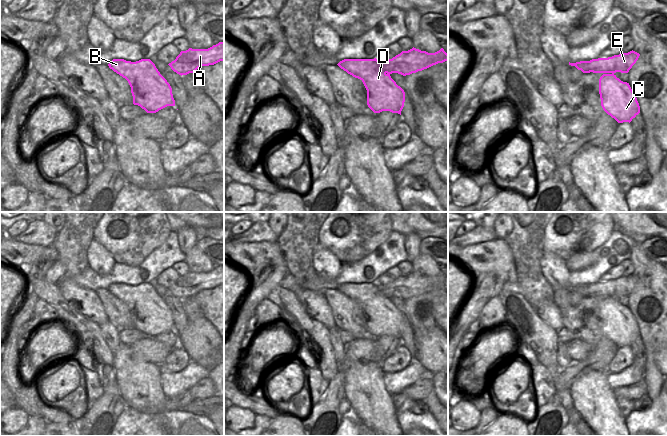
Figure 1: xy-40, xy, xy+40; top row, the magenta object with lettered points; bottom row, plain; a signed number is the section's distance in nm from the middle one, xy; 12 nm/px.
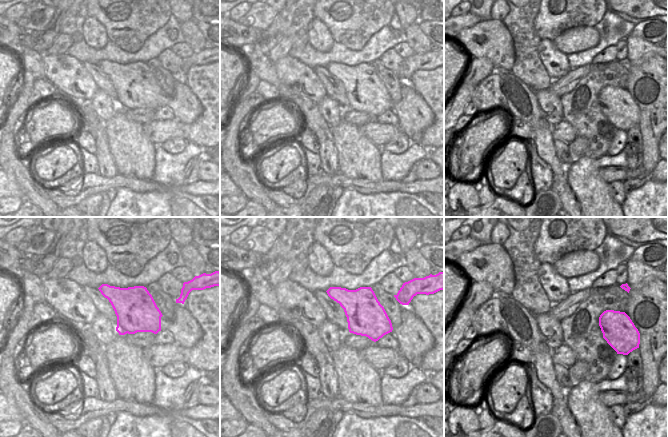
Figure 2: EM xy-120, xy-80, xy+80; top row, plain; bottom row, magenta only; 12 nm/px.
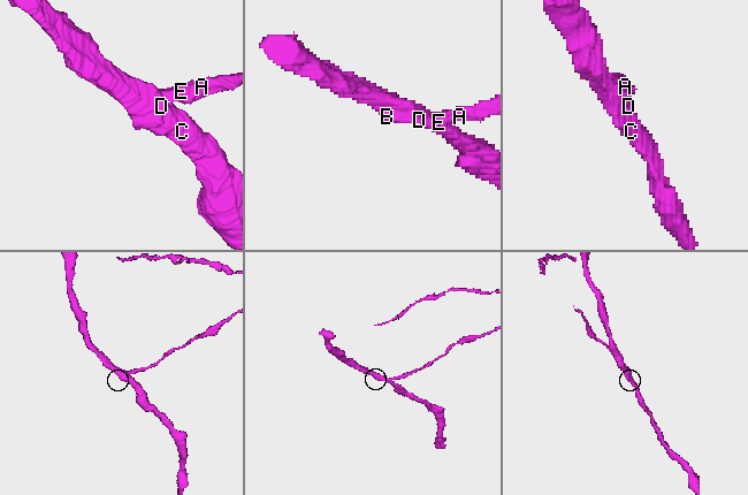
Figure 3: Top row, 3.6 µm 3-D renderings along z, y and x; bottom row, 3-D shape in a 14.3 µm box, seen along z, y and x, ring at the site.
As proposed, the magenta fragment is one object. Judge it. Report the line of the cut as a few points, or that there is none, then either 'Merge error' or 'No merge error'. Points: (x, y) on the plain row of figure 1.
Split along xy+40 (606, 288), (603, 294), (592, 295). Merge error

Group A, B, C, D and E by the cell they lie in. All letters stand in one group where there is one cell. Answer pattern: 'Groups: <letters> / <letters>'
Groups: A E / B C D

